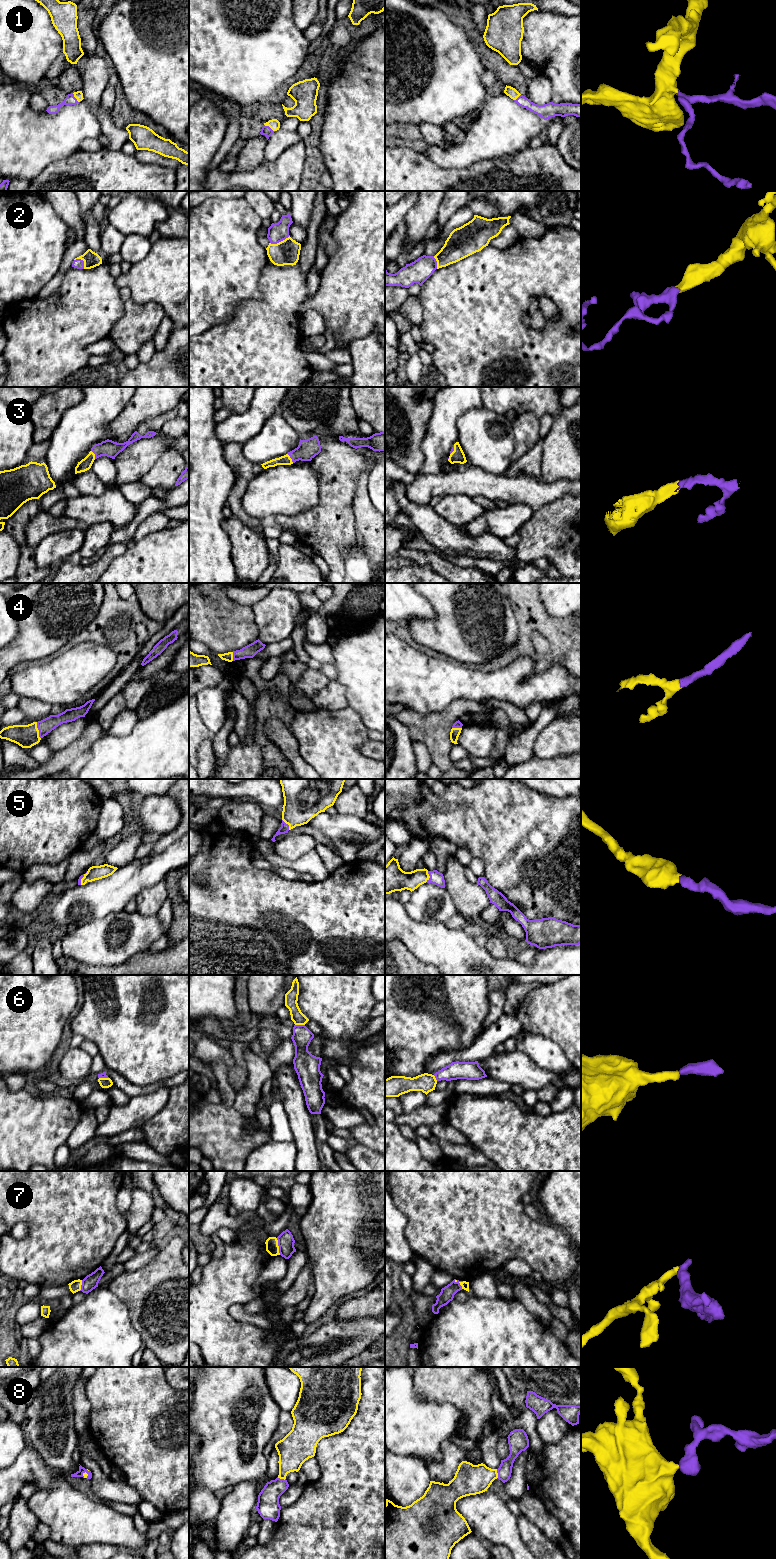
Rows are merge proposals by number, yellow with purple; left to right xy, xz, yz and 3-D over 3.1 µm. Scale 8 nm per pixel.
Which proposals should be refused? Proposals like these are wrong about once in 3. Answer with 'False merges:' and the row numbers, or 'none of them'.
False merges: 7

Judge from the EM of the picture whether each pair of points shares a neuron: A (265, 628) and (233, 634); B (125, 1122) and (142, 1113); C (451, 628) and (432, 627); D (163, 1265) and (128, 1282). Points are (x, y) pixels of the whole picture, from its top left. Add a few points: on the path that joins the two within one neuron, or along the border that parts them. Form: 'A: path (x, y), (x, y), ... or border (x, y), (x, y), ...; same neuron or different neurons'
A: border (251, 607), (259, 638); different neurons
B: path (129, 1118), (138, 1113); same neuron
C: path (446, 628), (437, 628); same neuron
D: path (154, 1274), (146, 1282), (137, 1282); same neuron

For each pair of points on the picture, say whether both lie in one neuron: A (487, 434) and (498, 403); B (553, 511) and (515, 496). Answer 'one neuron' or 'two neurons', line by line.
A: two neurons
B: two neurons

